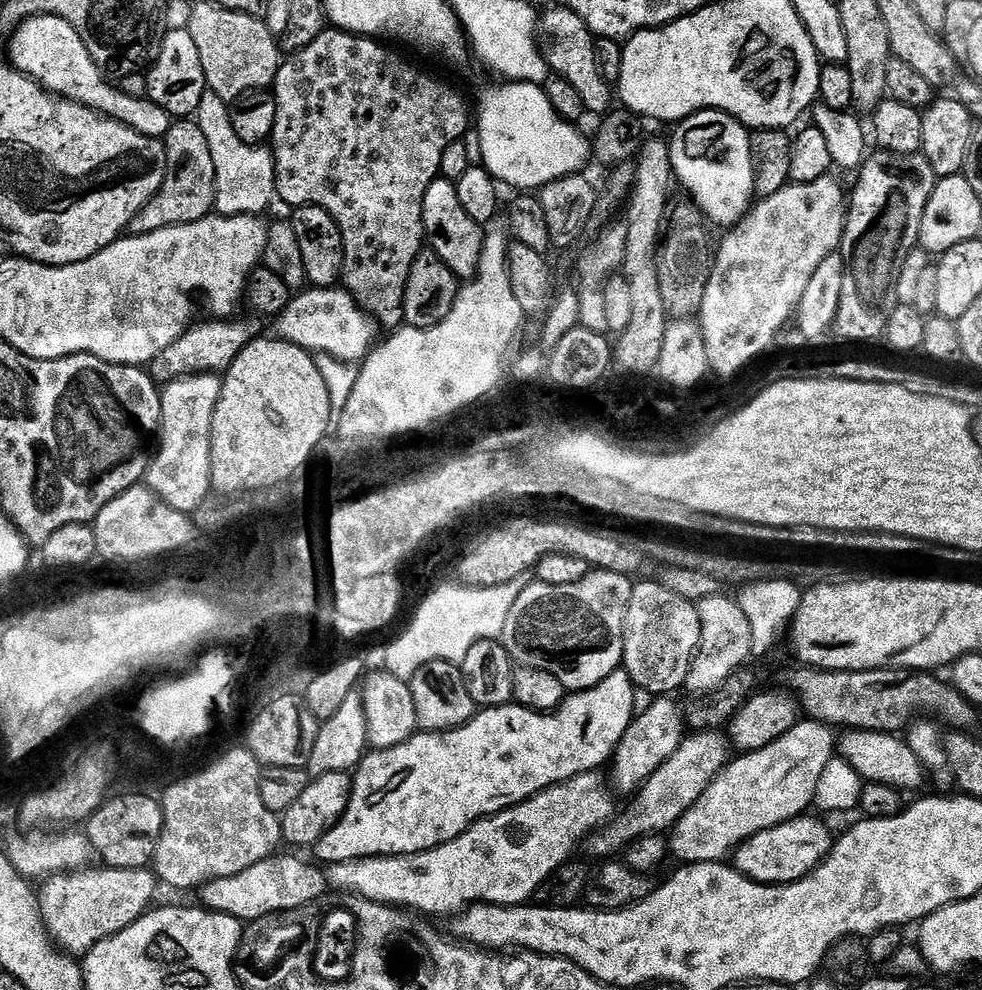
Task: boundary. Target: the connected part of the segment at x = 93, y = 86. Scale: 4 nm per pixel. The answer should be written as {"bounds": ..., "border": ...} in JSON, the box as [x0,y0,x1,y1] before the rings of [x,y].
{"bounds":[8,16,174,138],"border":[[[31,16],[29,20],[21,20],[15,26],[16,33],[8,44],[8,52],[12,55],[11,67],[21,75],[28,76],[57,97],[99,112],[101,116],[125,124],[138,134],[149,138],[168,135],[168,129],[174,123],[173,117],[159,111],[147,99],[128,97],[116,84],[107,84],[104,81],[105,73],[93,62],[82,38],[68,22],[57,16]]]}

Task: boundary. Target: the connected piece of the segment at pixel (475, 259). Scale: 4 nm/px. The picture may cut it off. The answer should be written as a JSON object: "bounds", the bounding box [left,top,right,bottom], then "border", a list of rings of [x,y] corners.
{"bounds":[424,178,485,282],"border":[[[437,178],[426,190],[424,199],[424,226],[426,229],[426,240],[431,251],[436,253],[442,262],[461,281],[468,282],[479,270],[480,255],[483,252],[485,229],[466,214],[462,202],[456,193],[456,186],[453,181]]]}

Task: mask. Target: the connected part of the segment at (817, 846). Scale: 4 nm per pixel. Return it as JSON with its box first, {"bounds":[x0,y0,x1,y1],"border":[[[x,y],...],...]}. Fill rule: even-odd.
{"bounds":[734,814,833,884],"border":[[[805,814],[770,830],[762,830],[745,840],[734,853],[734,867],[756,884],[793,884],[803,876],[812,875],[816,867],[823,864],[833,843],[831,830],[822,821],[815,820],[812,814]]]}

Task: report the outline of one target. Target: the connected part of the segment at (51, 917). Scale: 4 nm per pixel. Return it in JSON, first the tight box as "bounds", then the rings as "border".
{"bounds":[38,866,158,958],"border":[[[107,866],[94,873],[86,870],[79,873],[49,876],[43,881],[40,892],[40,908],[38,916],[49,937],[57,949],[63,950],[73,958],[83,958],[98,942],[126,930],[135,920],[139,920],[145,912],[153,907],[152,899],[156,896],[158,881],[151,871],[142,868],[110,868]]]}

